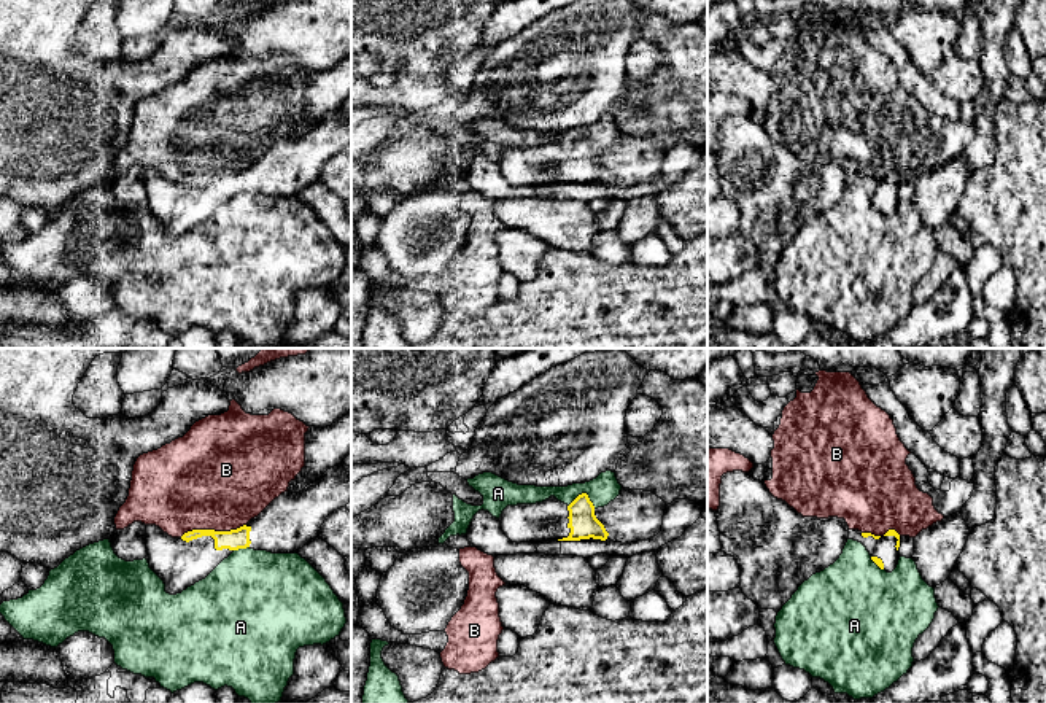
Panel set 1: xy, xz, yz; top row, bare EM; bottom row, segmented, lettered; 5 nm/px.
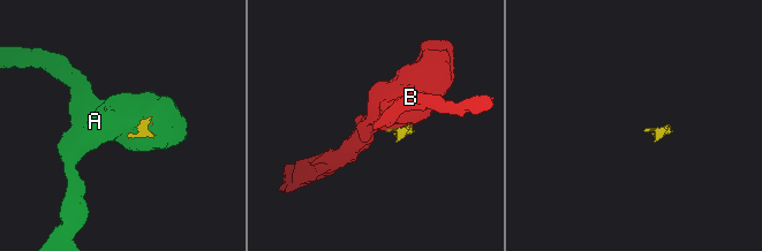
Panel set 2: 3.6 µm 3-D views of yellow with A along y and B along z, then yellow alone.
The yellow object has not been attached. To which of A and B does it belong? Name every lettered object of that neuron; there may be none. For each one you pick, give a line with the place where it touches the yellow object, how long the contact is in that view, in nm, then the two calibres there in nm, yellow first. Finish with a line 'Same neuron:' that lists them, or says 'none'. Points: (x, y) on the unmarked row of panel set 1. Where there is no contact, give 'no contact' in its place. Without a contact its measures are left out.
Same neuron: none

